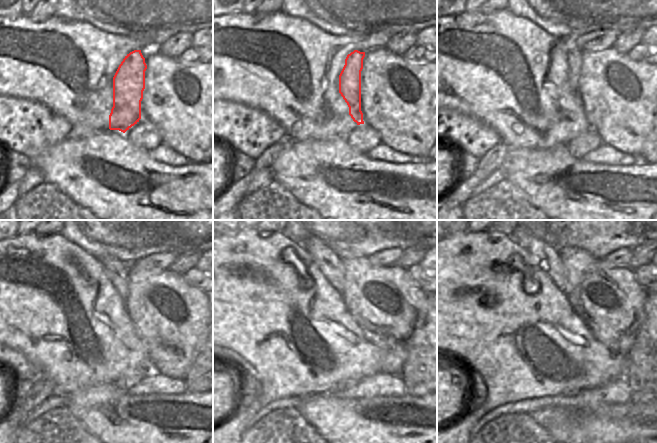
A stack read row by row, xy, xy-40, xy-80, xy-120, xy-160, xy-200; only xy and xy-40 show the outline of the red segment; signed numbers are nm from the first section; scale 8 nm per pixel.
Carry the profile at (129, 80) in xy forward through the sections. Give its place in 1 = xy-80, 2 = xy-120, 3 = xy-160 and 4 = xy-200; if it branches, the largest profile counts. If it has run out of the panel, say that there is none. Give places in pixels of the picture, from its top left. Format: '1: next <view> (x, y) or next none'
1: next xy-80 (574, 60)
2: next xy-120 (116, 270)
3: next xy-160 (330, 264)
4: next xy-200 (548, 259)

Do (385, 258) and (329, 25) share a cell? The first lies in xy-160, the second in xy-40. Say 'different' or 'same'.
different

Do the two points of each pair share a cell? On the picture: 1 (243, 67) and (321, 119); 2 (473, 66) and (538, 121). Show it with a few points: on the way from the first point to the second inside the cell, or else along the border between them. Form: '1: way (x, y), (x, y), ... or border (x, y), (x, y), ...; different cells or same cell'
1: way (262, 67), (265, 67), (296, 98), (302, 100); same cell
2: way (489, 75), (522, 108); same cell

